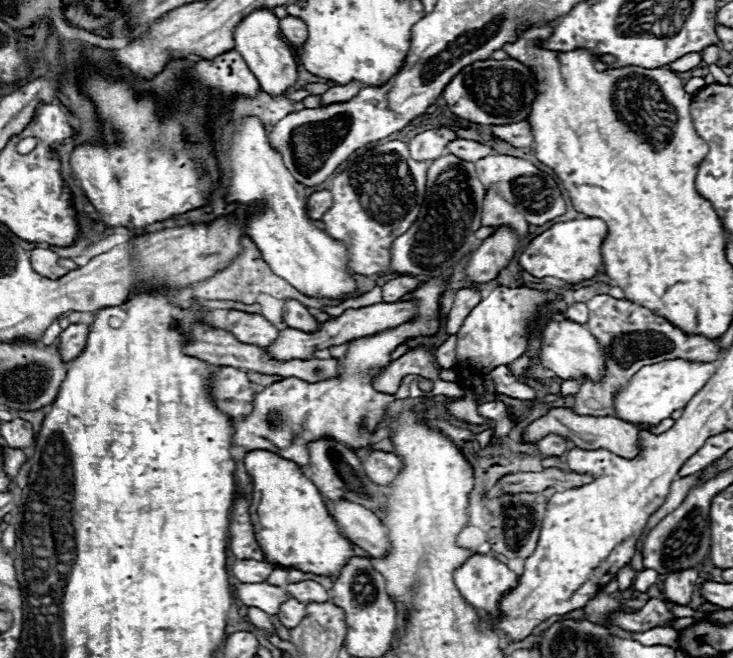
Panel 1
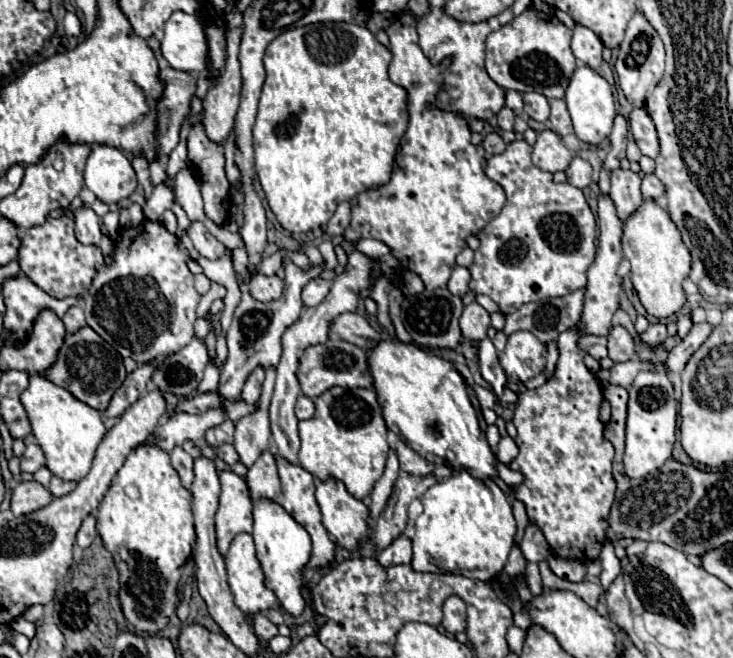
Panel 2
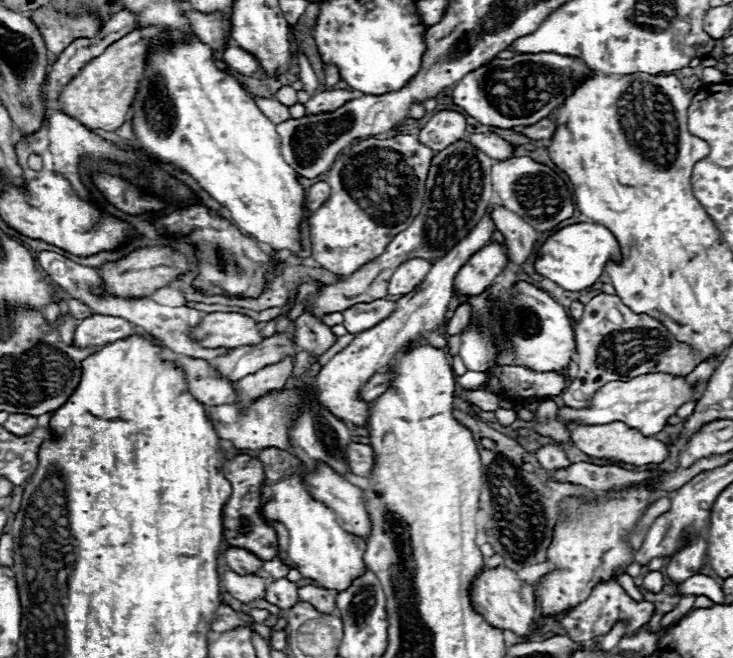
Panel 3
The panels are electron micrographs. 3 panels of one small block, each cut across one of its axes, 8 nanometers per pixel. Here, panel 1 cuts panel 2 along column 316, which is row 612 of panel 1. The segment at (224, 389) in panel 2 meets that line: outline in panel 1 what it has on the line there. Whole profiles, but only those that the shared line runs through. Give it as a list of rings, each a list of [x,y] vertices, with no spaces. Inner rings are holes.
[[[268,582],[236,584],[236,592],[244,606],[256,606],[256,608],[264,610],[266,614],[276,614],[278,606],[288,598],[284,588],[272,586]]]

